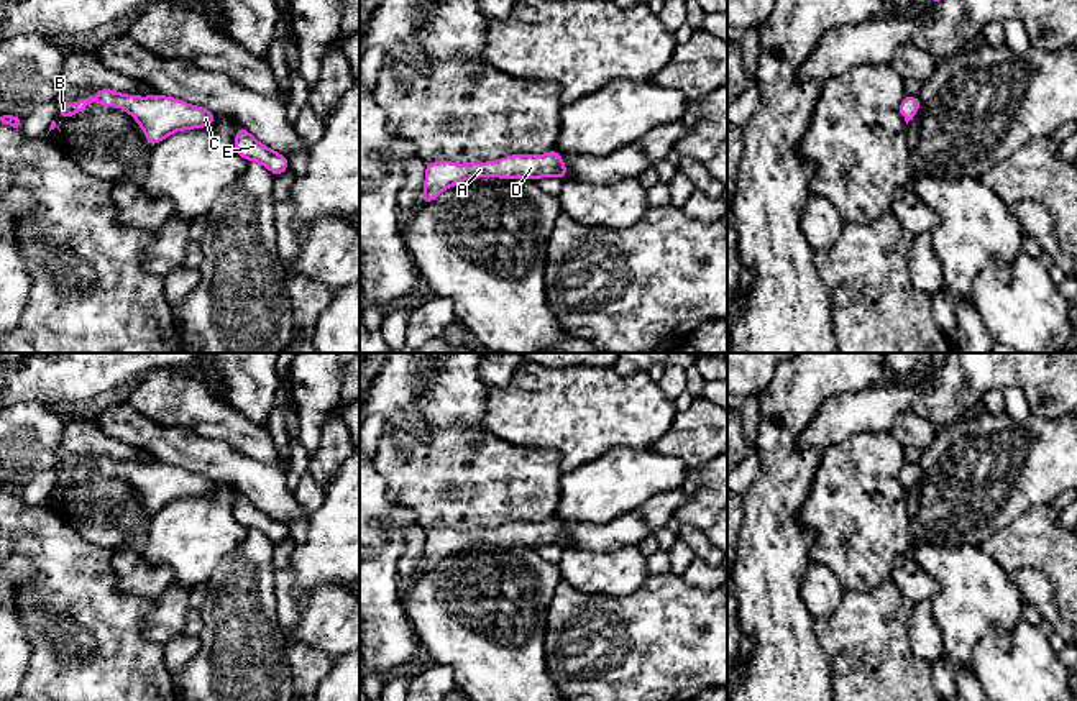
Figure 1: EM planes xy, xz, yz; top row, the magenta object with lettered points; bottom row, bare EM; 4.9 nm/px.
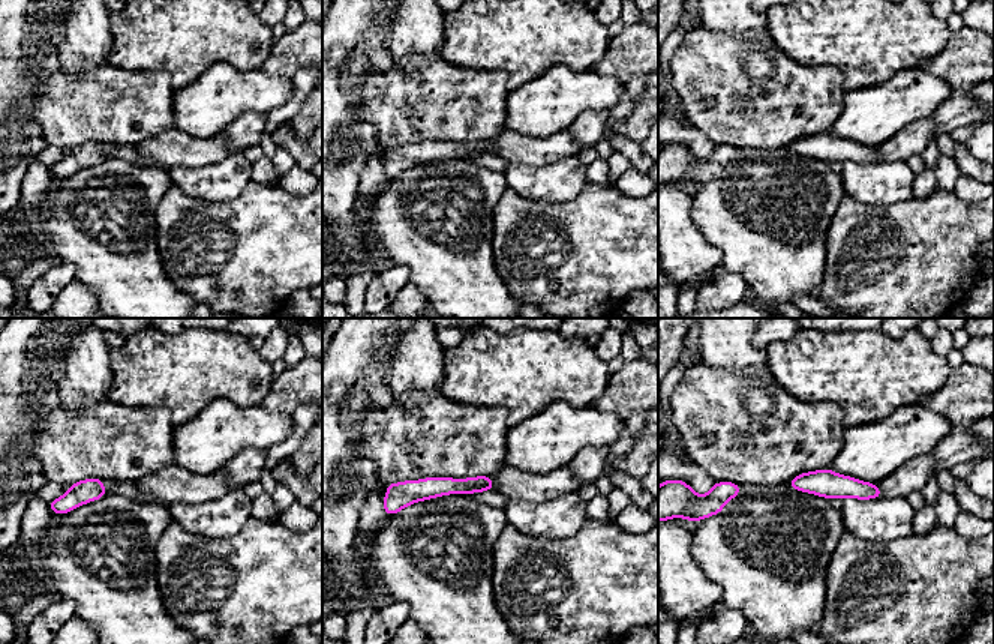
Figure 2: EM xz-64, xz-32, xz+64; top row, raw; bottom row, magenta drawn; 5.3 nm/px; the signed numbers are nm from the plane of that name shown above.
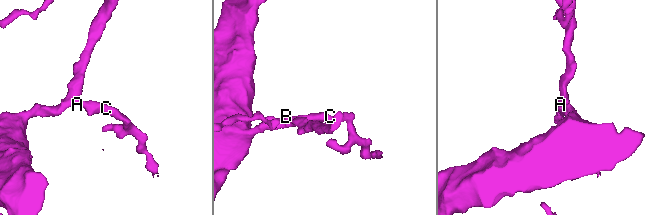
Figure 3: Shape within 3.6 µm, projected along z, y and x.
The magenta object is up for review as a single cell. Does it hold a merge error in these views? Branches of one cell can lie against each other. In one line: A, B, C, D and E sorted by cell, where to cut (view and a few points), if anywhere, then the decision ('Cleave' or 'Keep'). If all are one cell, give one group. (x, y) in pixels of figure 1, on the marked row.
Groups: A B C D E. No split. Keep

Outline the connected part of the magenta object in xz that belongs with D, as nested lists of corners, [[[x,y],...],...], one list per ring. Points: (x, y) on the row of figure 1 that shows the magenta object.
[[[553,149],[545,154],[512,154],[499,161],[456,164],[448,161],[435,161],[425,164],[425,184],[422,202],[433,202],[445,189],[461,184],[471,177],[501,177],[501,179],[538,179],[560,177],[565,181],[568,174],[561,161],[561,153]]]

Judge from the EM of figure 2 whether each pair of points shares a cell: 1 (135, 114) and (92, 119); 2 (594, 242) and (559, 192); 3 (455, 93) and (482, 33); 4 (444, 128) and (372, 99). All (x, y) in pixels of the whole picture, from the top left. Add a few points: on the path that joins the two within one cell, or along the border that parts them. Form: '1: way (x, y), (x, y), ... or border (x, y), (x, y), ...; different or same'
1: way (125, 114), (102, 114); same
2: border (586, 182), (574, 198), (558, 204), (531, 200); different
3: border (440, 56), (464, 68), (499, 71); different
4: way (426, 110), (419, 102), (390, 101); same

